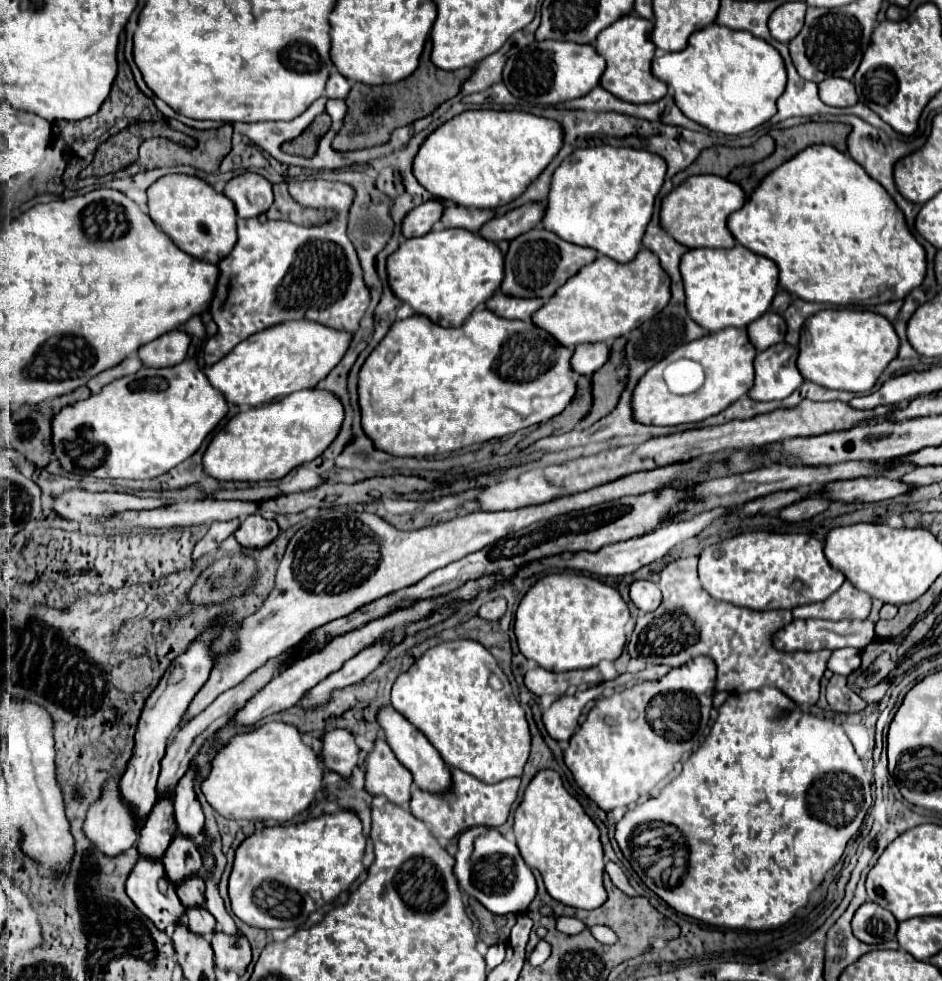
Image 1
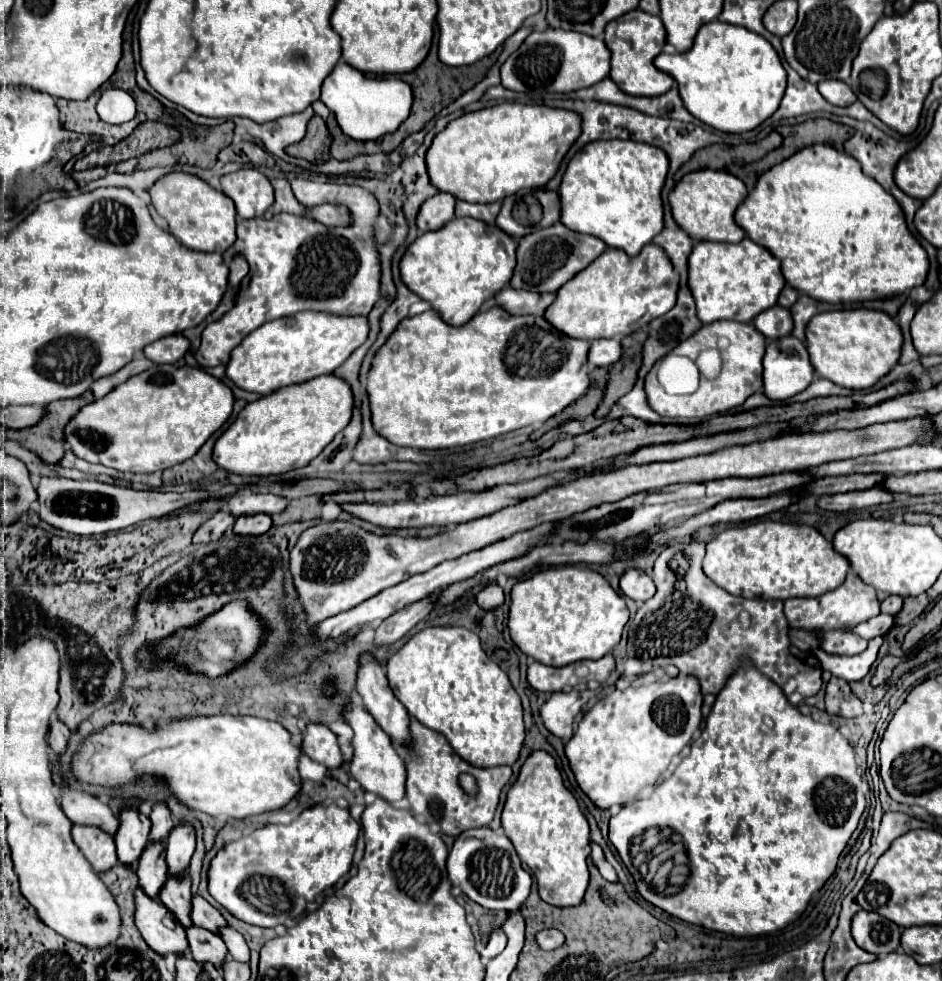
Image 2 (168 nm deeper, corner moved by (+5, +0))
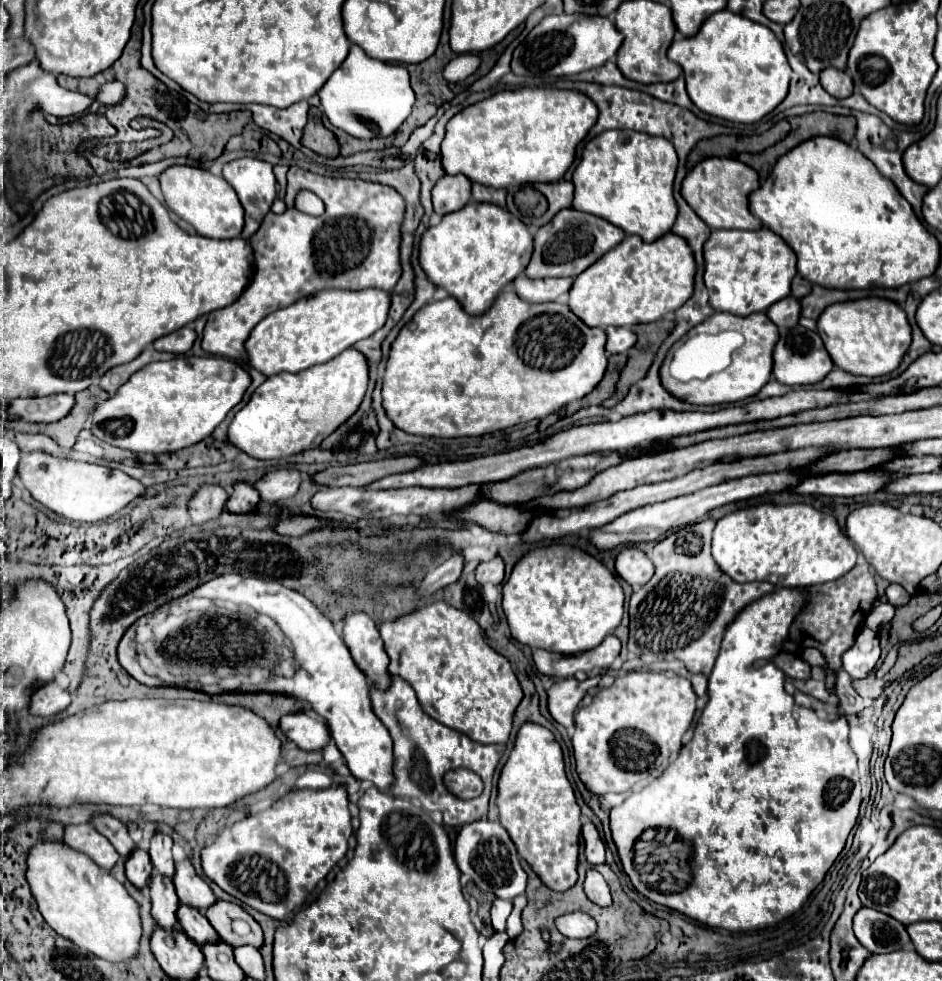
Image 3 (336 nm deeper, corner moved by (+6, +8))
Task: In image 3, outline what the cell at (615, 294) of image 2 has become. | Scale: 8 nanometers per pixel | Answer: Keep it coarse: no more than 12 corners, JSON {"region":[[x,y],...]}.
{"region":[[671,232],[631,234],[575,278],[597,328],[655,322],[693,296],[697,264]]}

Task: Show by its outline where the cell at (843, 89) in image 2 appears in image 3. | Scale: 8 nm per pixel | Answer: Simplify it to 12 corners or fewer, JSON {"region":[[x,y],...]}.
{"region":[[827,68],[819,76],[831,96],[849,98],[853,80],[847,72]]}

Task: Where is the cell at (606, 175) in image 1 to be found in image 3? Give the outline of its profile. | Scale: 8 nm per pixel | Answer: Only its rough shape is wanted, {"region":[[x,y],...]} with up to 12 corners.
{"region":[[607,130],[573,172],[573,208],[643,242],[671,232],[677,152]]}

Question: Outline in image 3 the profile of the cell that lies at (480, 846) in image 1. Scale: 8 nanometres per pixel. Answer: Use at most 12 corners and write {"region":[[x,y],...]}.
{"region":[[463,826],[455,862],[483,892],[513,900],[527,874],[507,830]]}

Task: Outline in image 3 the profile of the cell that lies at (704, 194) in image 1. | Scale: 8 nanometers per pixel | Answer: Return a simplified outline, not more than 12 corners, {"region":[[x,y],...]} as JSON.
{"region":[[705,158],[681,192],[711,230],[759,230],[759,174]]}

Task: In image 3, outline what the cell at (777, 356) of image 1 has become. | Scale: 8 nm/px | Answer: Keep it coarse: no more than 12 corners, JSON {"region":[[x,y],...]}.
{"region":[[783,328],[773,376],[817,384],[833,360],[815,330]]}

